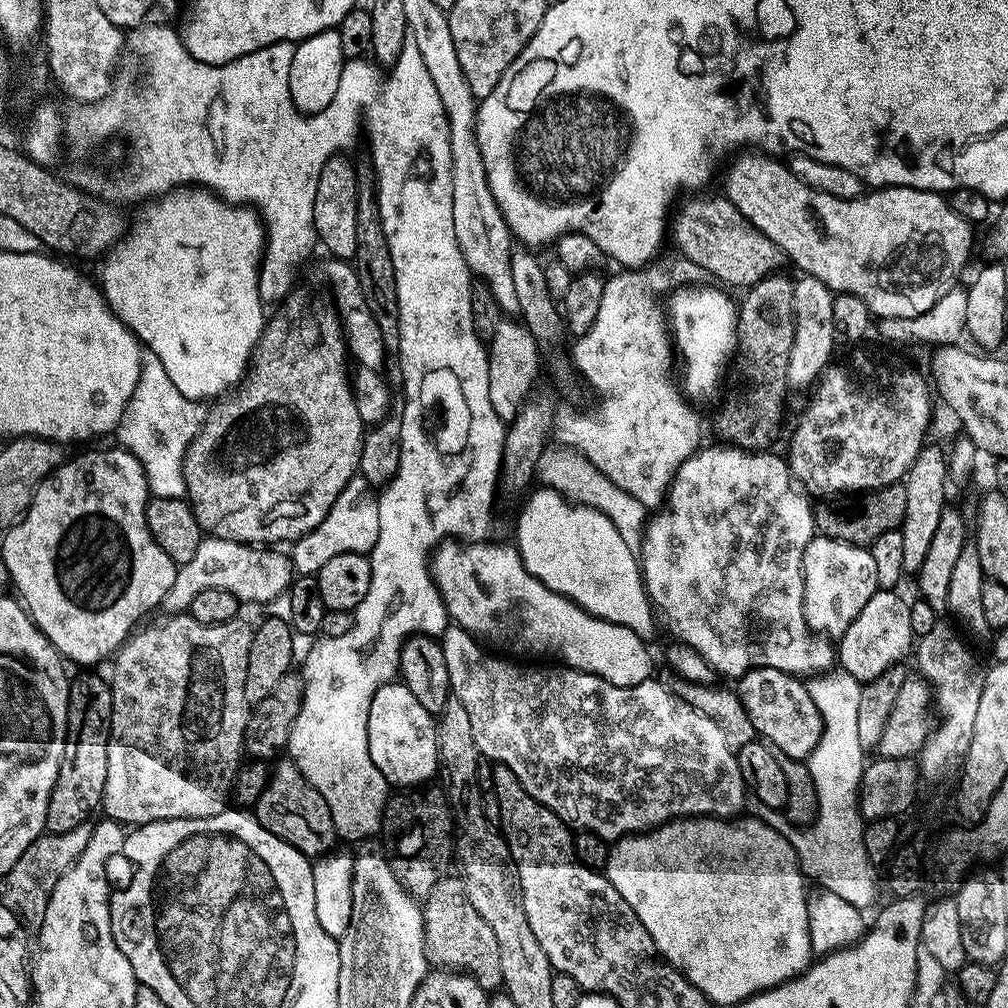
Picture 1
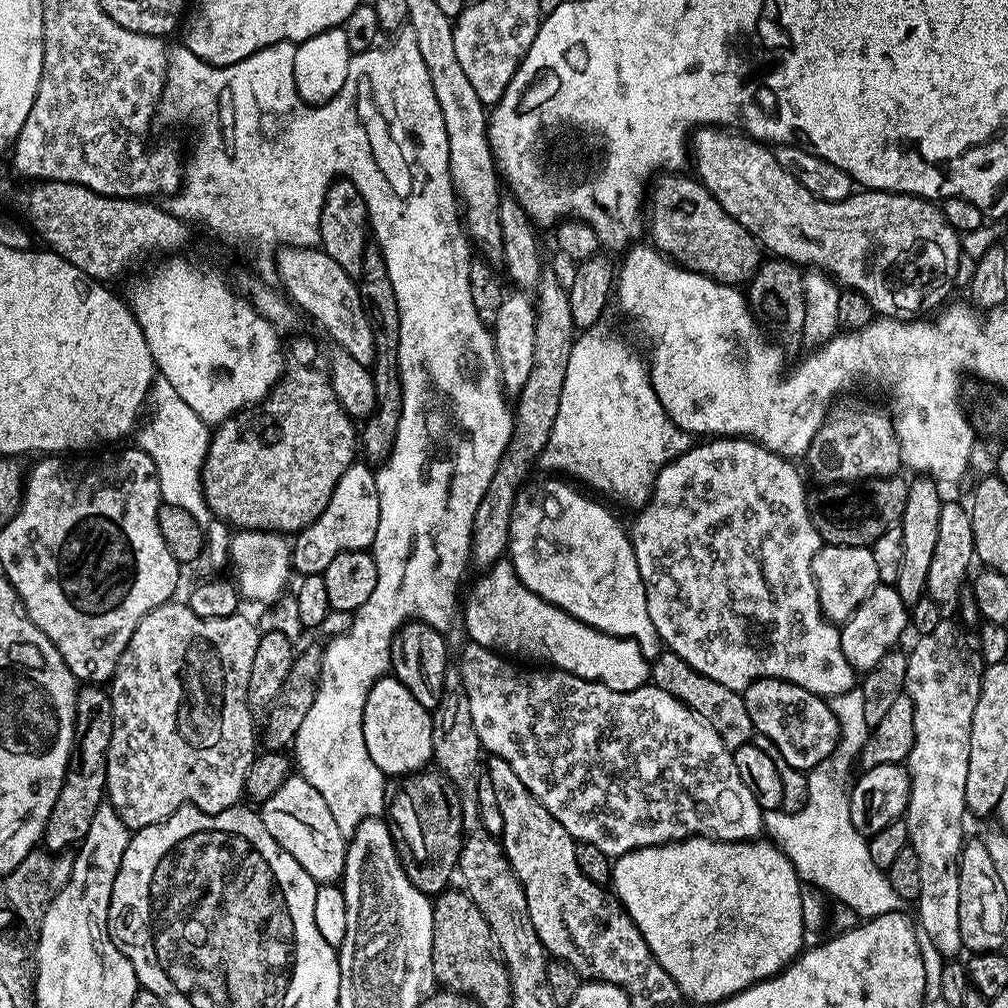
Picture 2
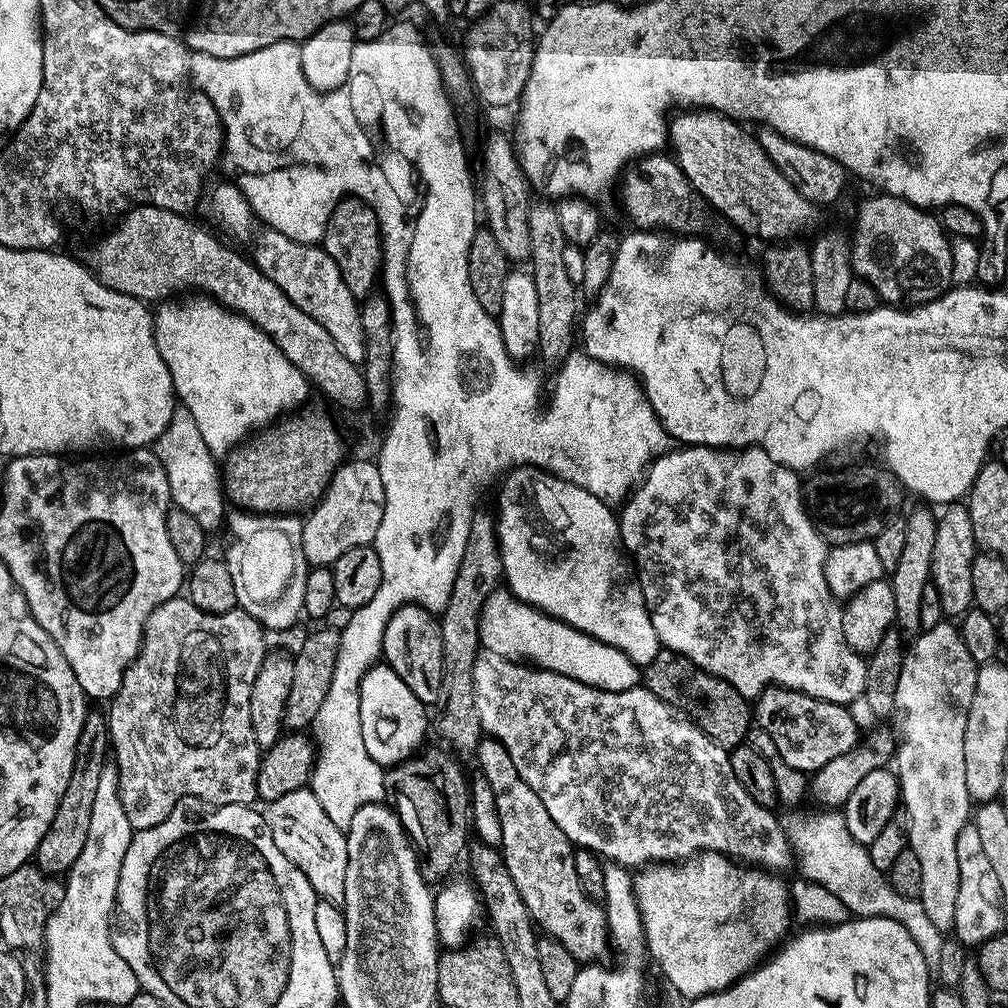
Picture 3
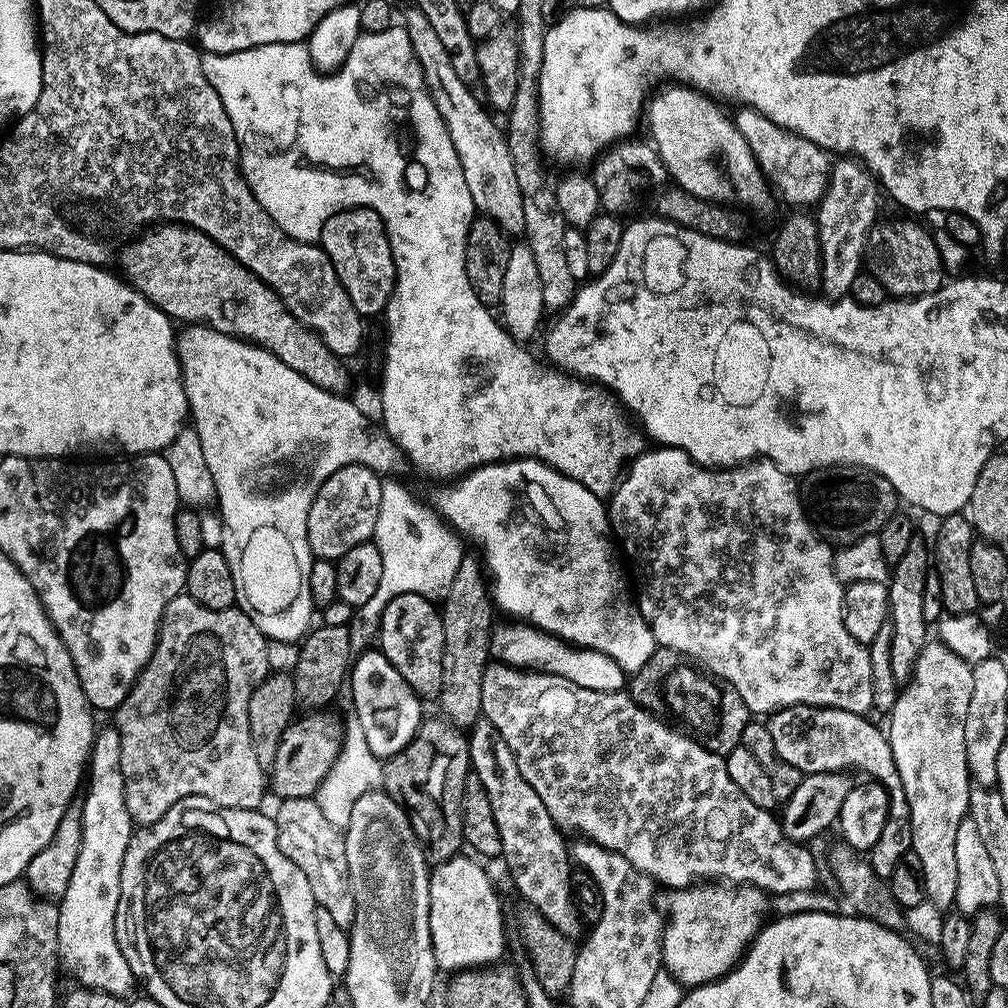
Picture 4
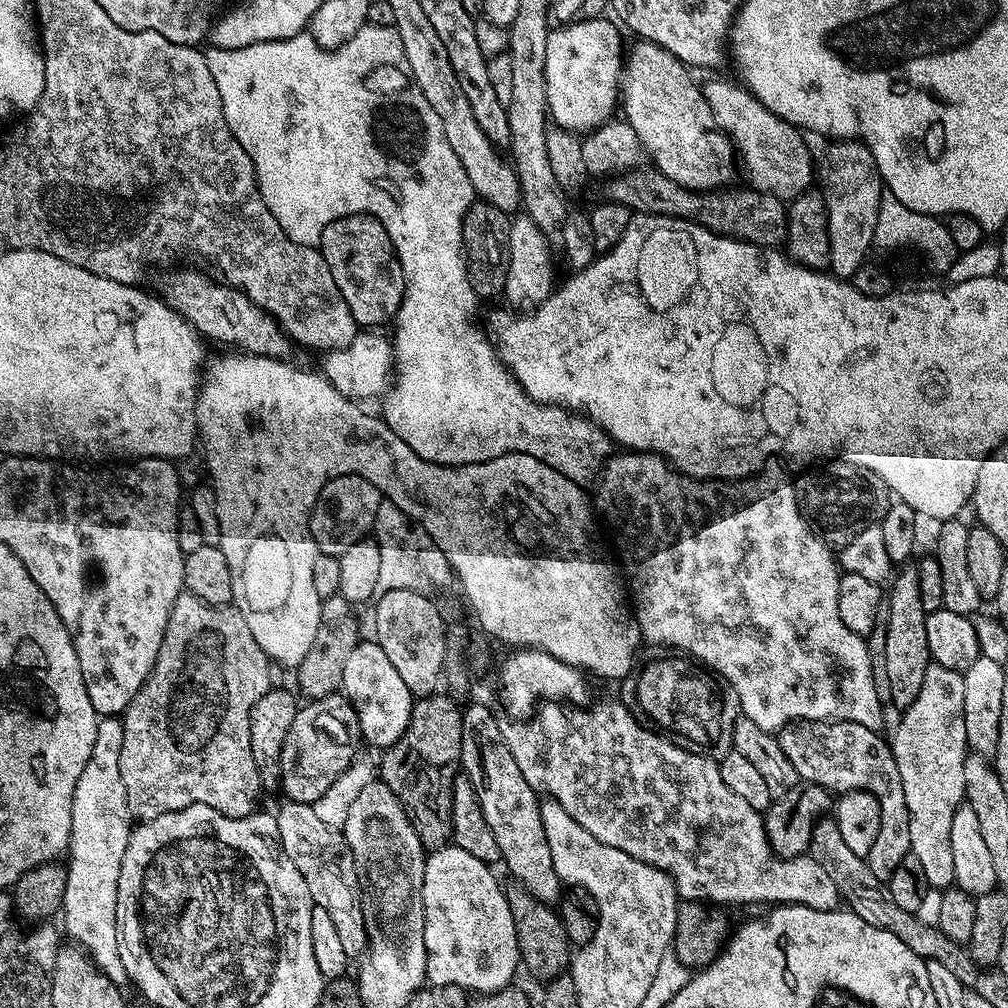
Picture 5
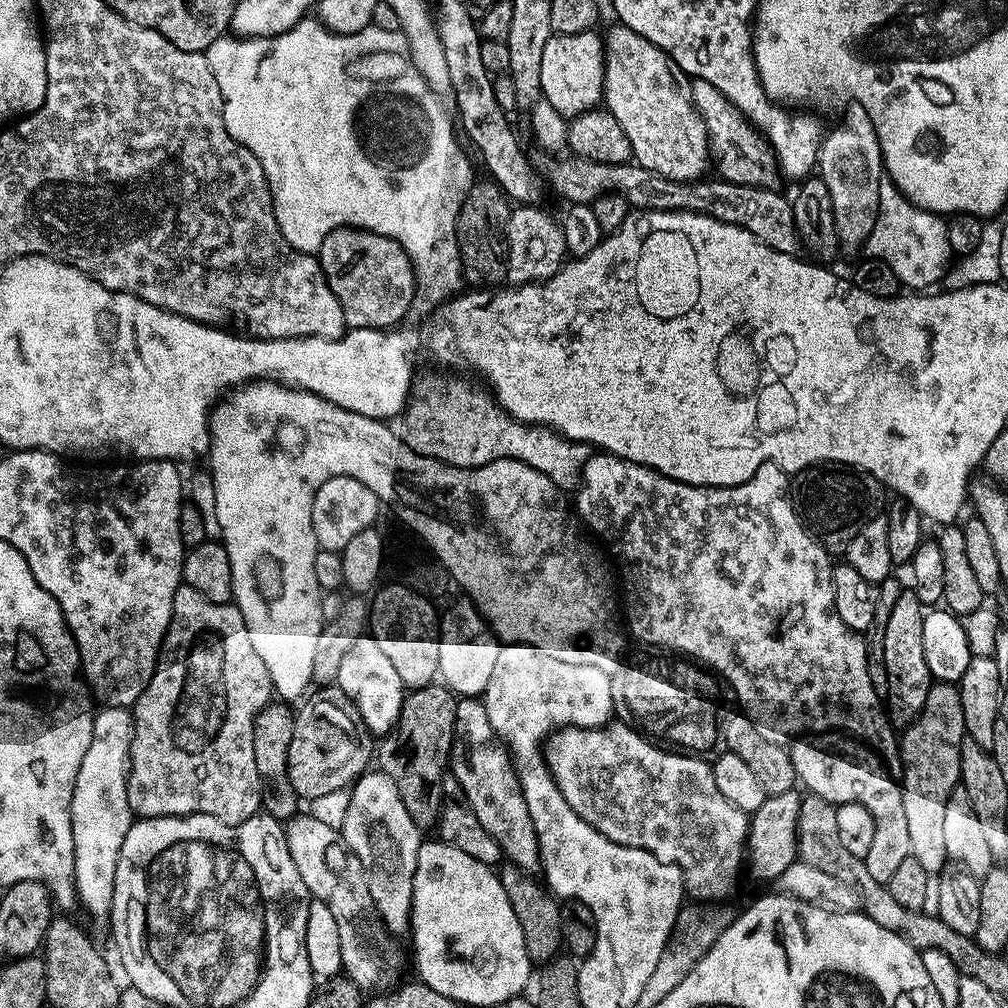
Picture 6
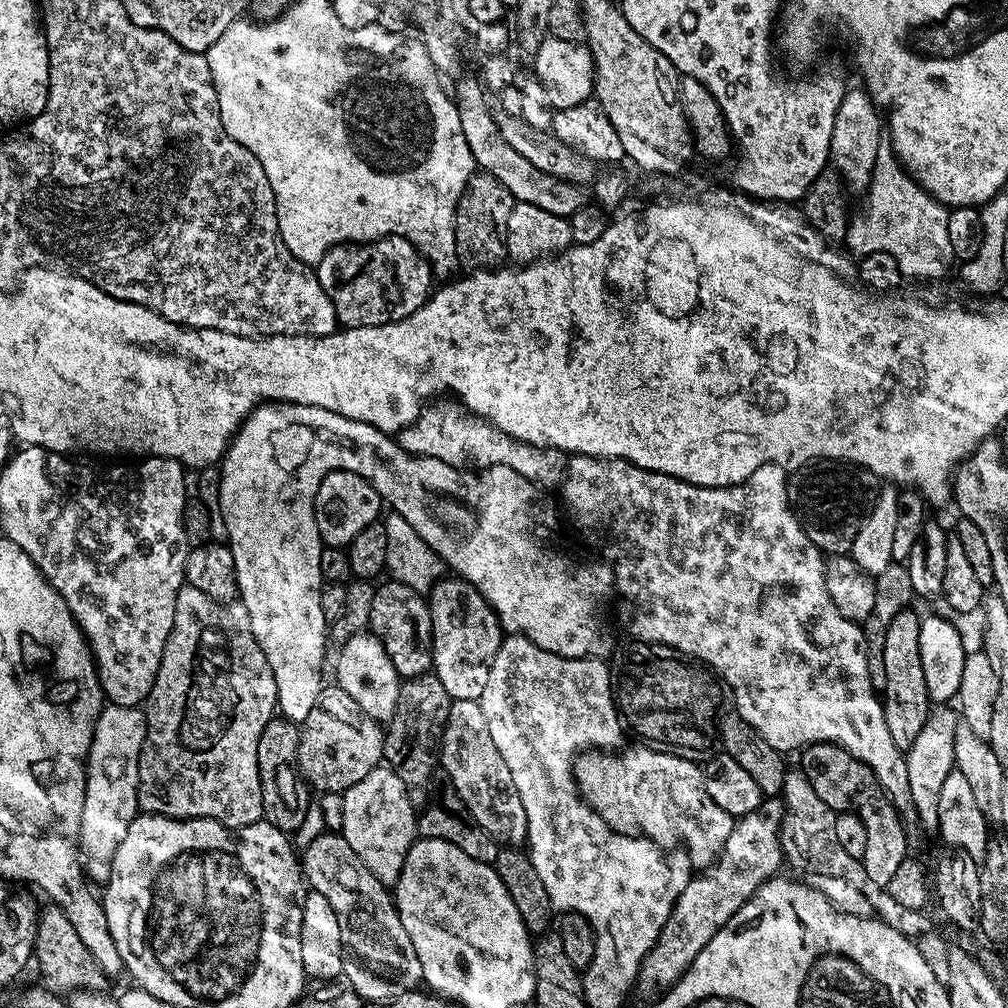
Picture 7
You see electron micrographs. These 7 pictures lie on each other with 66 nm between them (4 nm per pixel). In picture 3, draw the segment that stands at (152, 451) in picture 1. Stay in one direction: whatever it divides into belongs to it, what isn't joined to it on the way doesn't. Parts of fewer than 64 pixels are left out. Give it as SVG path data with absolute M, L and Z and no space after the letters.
M177 411L172 417L171 426L156 440L154 451L166 470L172 504L197 517L204 532L214 534L219 527L221 529L226 520L226 512L223 512L226 505L223 481L216 458L206 446L198 424L188 412Z

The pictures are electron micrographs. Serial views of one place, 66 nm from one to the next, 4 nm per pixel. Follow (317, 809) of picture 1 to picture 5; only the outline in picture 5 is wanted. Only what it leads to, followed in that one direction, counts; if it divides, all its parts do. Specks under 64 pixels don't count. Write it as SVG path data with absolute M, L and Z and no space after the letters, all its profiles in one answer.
M284 802L275 817L280 835L278 843L290 858L290 862L298 866L298 874L302 874L306 890L310 890L313 905L330 914L348 957L363 957L368 946L364 900L360 896L358 870L354 866L352 851L348 849L343 831L326 826L326 822L320 821L311 804Z

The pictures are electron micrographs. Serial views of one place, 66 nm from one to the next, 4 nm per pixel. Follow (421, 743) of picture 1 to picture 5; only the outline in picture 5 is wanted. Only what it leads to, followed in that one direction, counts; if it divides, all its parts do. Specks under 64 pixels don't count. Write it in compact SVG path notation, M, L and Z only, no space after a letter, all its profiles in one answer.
M362 642L354 646L350 658L346 661L346 671L342 674L344 683L342 692L352 703L356 711L358 732L373 744L377 750L383 750L398 742L410 722L414 697L406 690L406 682L394 670L390 658L386 658L386 650L375 642Z

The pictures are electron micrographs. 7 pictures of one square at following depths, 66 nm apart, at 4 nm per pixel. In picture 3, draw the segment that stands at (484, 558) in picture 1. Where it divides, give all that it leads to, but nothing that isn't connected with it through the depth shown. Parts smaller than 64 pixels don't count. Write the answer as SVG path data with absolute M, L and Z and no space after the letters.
M504 586L497 587L482 606L480 647L485 652L502 654L506 659L515 660L518 664L574 678L598 690L621 692L641 683L641 669L630 658L626 658L622 650L606 642L598 642L590 634L580 632L569 624L546 615L542 610L522 602Z

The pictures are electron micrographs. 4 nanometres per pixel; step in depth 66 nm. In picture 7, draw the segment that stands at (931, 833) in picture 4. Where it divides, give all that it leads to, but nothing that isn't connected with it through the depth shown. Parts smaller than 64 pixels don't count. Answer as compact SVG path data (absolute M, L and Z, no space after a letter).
M936 706L926 718L926 726L914 738L914 746L906 749L906 774L910 774L910 794L918 810L920 826L925 830L939 829L938 794L942 791L942 782L954 771L954 734L958 723L958 712L952 706Z

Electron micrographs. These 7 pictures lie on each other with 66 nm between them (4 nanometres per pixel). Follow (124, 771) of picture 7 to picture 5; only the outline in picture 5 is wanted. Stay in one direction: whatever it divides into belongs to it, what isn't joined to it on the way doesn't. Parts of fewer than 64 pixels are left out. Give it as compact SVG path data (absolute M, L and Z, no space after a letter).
M105 716L97 719L94 734L94 750L90 750L90 758L82 770L82 778L78 778L72 803L72 833L68 839L66 853L66 890L64 891L63 931L69 932L71 939L79 944L88 954L96 971L101 972L107 980L123 985L128 980L126 966L122 966L122 954L116 929L116 907L118 906L118 874L122 870L122 858L126 854L128 839L134 827L134 817L128 810L126 790L122 786L122 736L124 734L123 719Z

